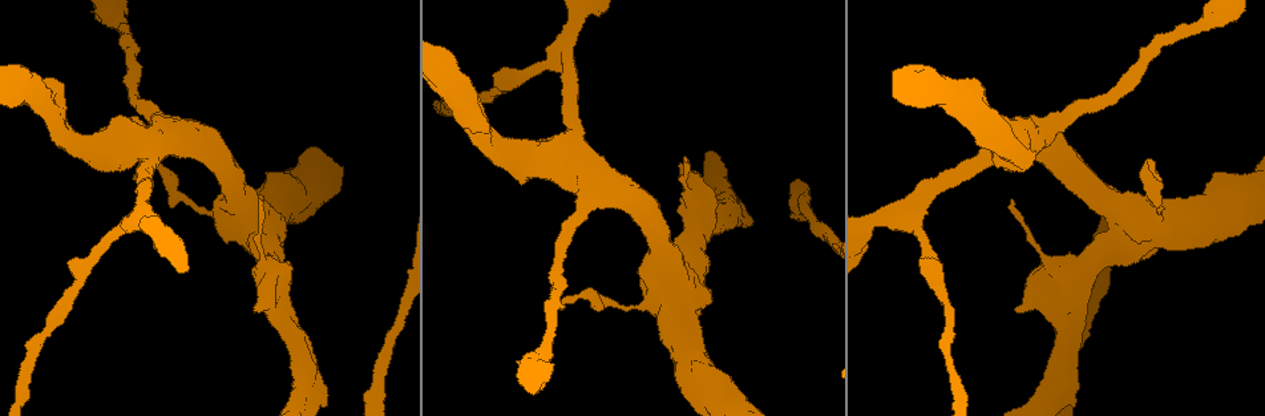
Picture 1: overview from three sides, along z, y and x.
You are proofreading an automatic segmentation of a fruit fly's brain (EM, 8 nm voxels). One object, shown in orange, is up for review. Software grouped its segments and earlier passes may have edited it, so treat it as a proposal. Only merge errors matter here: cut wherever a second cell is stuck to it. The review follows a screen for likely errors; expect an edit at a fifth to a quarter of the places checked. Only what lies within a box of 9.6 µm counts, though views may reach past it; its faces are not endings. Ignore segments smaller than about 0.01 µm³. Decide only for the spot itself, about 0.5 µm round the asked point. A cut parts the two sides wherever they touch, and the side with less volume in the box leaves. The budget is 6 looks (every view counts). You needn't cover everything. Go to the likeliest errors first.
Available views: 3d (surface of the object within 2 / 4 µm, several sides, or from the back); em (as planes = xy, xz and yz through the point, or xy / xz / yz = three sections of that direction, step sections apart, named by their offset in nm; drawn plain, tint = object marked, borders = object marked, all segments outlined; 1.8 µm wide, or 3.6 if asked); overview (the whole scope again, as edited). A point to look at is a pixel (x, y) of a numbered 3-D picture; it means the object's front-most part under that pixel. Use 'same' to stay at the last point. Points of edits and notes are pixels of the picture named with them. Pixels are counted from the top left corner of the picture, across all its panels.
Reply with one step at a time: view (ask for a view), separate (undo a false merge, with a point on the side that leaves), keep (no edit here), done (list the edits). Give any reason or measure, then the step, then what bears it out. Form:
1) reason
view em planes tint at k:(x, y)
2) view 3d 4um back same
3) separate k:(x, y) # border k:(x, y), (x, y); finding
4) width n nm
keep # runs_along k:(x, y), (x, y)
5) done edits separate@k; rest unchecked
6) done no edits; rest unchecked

sudden change in width
view 3d 4um at 1:(589, 296)

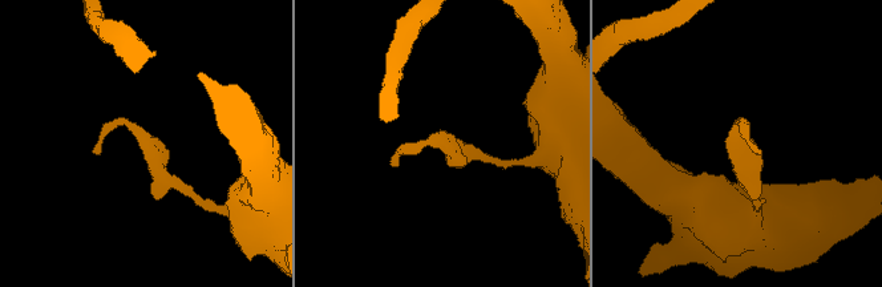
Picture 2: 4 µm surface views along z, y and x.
shape alone is not enough
view em planes tint at 2:(442, 141)

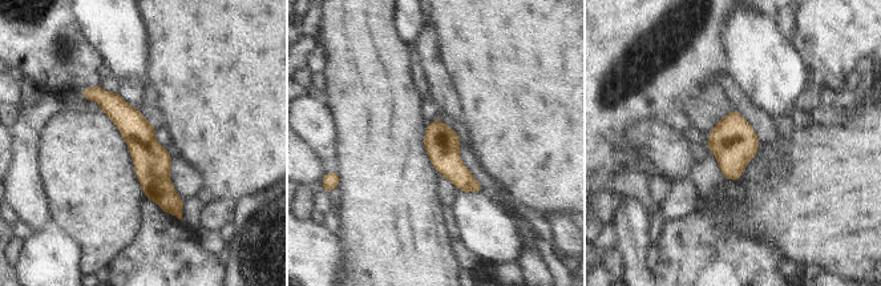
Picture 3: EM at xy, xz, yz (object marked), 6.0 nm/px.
keep # runs_along 3:(85, 92), (138, 133), (178, 213); all the same cell

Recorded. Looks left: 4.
abrupt turn
view em 3.6um planes tint at 1:(570, 145)

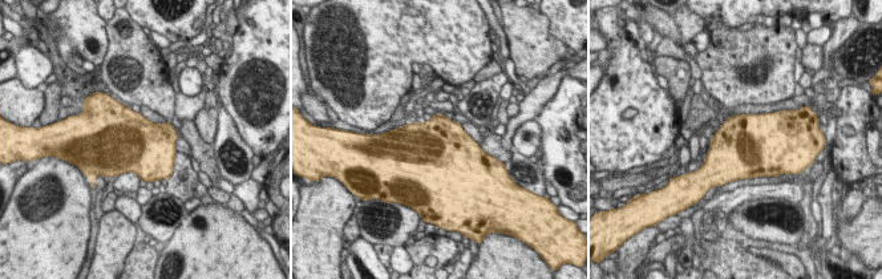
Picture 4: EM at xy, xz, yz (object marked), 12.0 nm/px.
keep # all the same cell

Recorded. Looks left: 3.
sudden change in width
view em planes tint at 1:(686, 187)

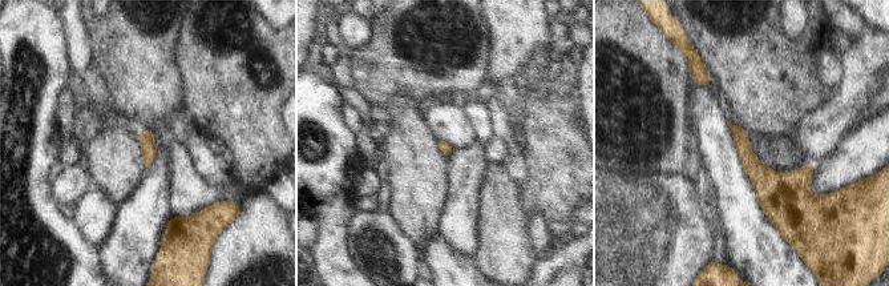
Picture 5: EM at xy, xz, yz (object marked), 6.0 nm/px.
keep # one cell here

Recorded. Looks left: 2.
done no edits; rest unchecked

